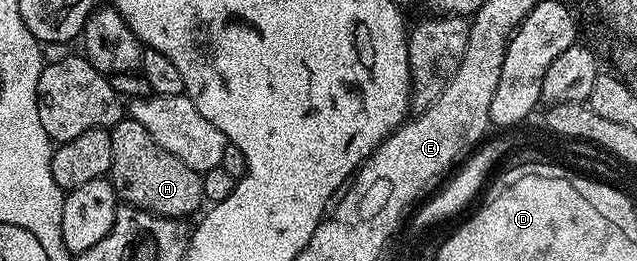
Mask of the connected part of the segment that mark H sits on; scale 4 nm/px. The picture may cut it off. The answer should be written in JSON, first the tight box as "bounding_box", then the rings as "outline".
{"bounding_box":[109,118,205,218],"outline":[[[123,118],[111,130],[111,170],[109,176],[118,197],[130,208],[141,208],[156,216],[189,218],[205,195],[201,185],[202,173],[191,170],[187,162],[175,158],[171,150],[163,150],[138,120]]]}

